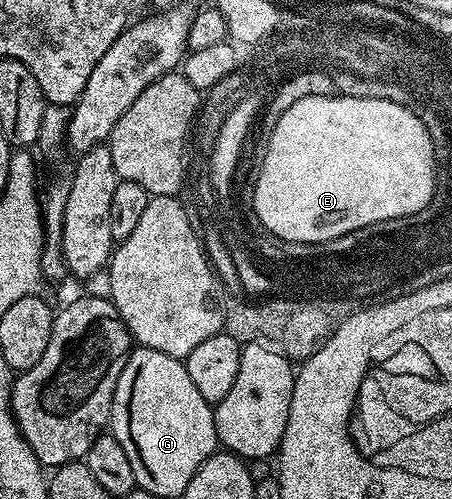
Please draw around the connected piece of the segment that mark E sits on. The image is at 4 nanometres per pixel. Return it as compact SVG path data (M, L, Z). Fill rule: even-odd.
M343 93L297 101L297 105L281 113L281 121L277 121L269 137L264 163L254 186L255 211L265 231L285 242L327 242L375 222L415 214L425 209L433 197L434 149L421 120L410 109L382 97L339 94Z

